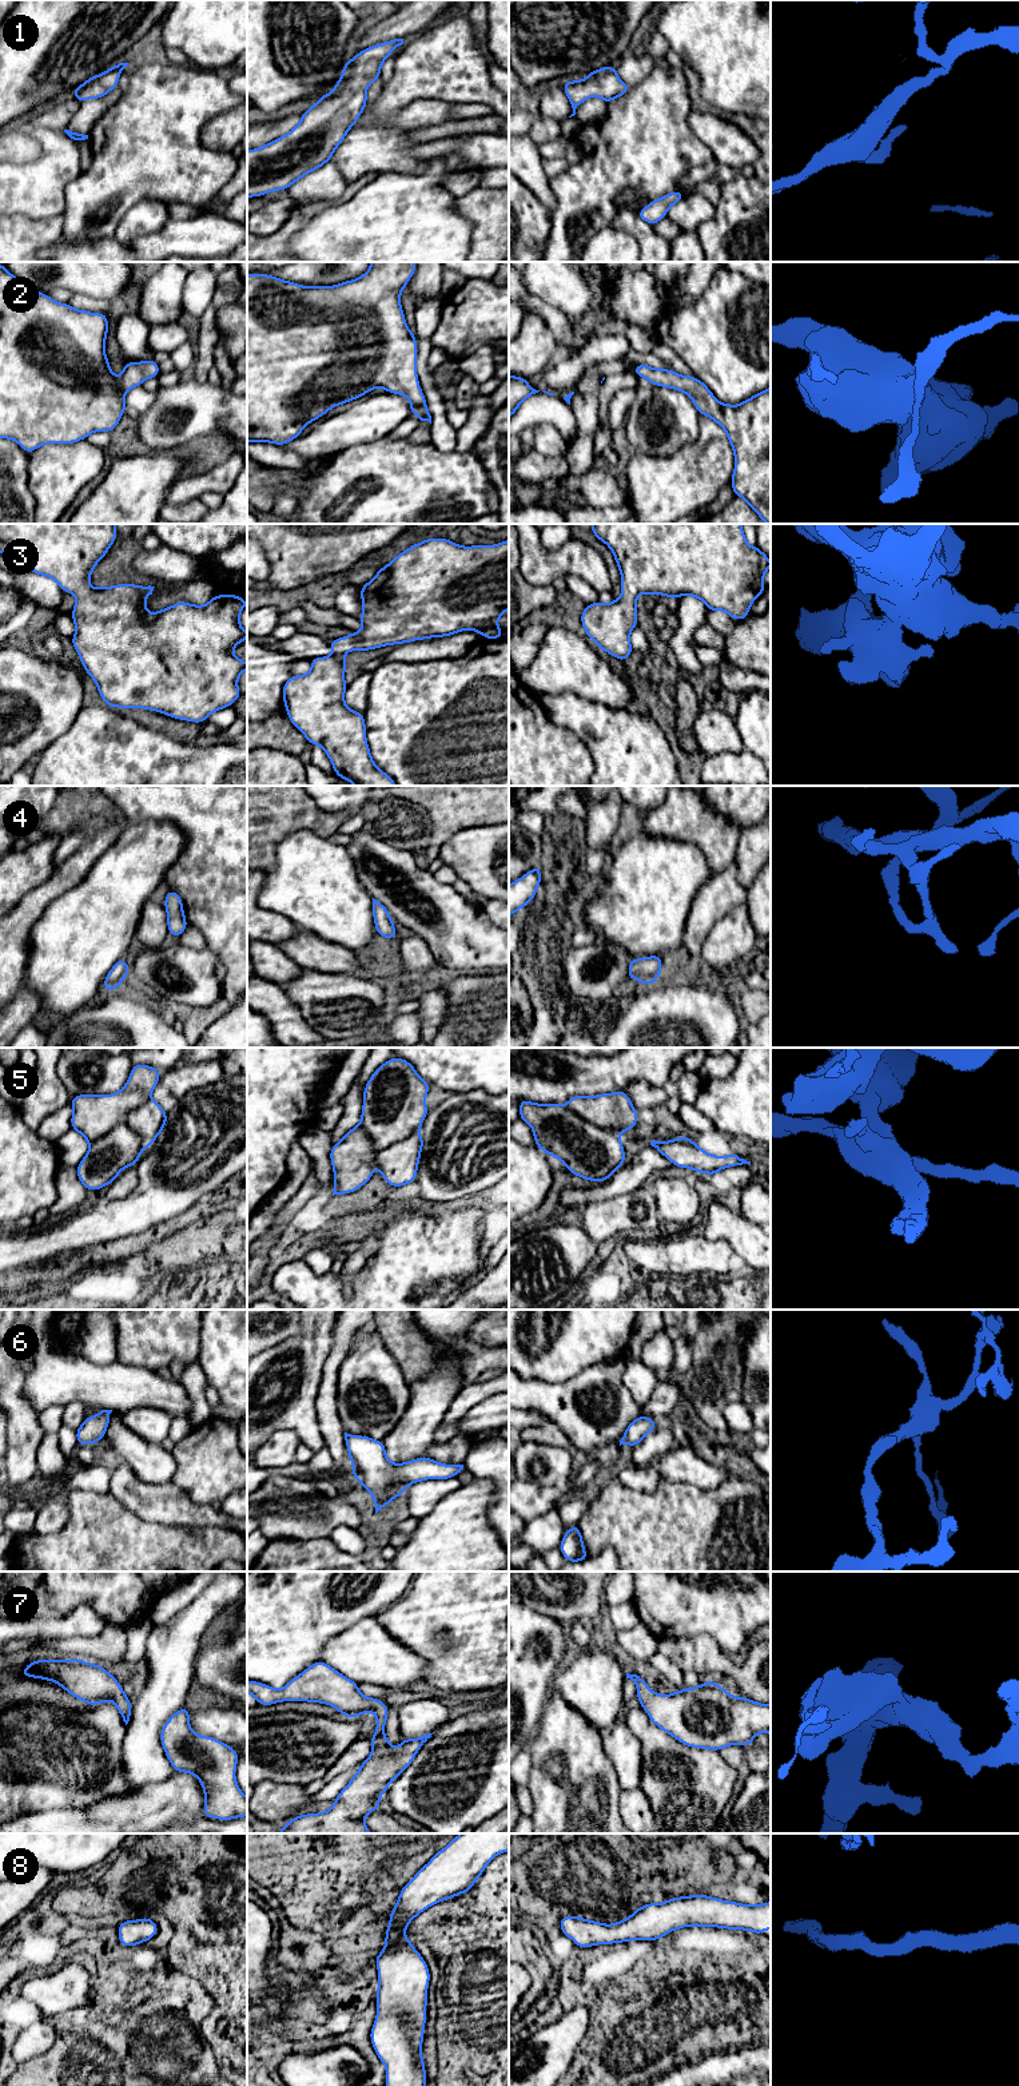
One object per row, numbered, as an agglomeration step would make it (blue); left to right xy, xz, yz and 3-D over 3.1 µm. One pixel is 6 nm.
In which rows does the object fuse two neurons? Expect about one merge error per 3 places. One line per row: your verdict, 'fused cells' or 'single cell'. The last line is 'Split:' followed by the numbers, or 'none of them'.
1: single cell
2: single cell
3: single cell
4: single cell
5: single cell
6: single cell
7: single cell
8: single cell
Split: none of them

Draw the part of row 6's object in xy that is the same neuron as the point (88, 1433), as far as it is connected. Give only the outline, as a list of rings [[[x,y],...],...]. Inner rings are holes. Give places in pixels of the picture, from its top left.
[[[101,1410],[92,1417],[87,1417],[75,1431],[77,1446],[92,1445],[100,1439],[106,1439],[106,1429],[111,1422],[111,1412],[112,1410]]]

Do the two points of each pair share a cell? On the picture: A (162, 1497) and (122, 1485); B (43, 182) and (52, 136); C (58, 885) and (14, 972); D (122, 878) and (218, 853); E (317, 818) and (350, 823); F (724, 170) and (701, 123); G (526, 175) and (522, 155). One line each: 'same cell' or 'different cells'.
A: same cell
B: same cell
C: same cell
D: different cells
E: different cells
F: different cells
G: same cell

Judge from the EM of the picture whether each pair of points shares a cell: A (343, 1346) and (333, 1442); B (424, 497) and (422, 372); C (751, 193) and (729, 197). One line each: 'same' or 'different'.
A: same
B: different
C: same

